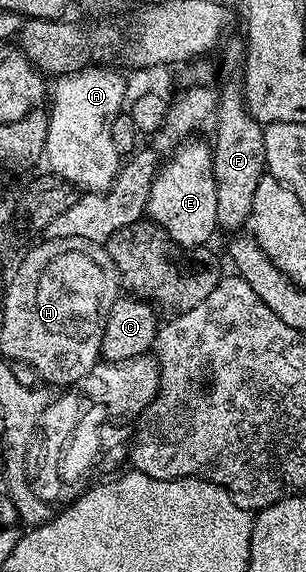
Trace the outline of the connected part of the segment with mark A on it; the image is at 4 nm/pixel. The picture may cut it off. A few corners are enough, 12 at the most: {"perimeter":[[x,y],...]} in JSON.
{"perimeter":[[82,66],[51,83],[44,162],[81,193],[123,166],[125,79]]}

